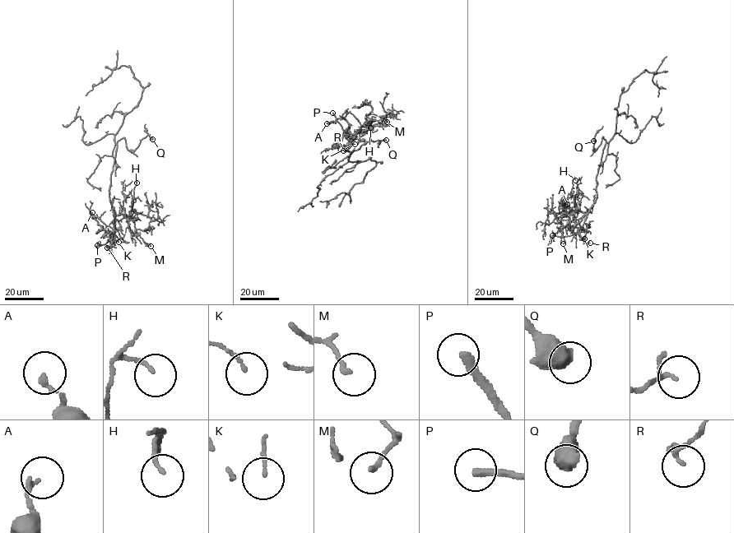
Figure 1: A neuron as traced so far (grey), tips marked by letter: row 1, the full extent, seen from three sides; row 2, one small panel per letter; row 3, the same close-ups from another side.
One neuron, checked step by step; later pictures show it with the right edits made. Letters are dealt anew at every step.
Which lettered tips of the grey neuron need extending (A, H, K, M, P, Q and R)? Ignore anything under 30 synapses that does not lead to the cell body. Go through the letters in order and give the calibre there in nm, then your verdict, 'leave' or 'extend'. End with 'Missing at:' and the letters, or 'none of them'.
A: 150 nm thick; leave
H: 110 nm thick; leave
K: 100 nm thick; leave
M: 140 nm thick; leave
P: 280 nm thick; extend
Q: 480 nm thick; leave
R: 90 nm thick; leave
Missing at: P

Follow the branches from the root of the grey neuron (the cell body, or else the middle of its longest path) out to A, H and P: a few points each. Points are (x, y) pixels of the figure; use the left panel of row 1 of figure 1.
A: (117, 148), (109, 198), (120, 226), (113, 228), (113, 233), (105, 231), (92, 212)
H: (117, 148), (109, 188), (114, 217), (124, 215), (132, 219), (137, 183)
P: (117, 148), (109, 188), (115, 229), (107, 243), (97, 245)

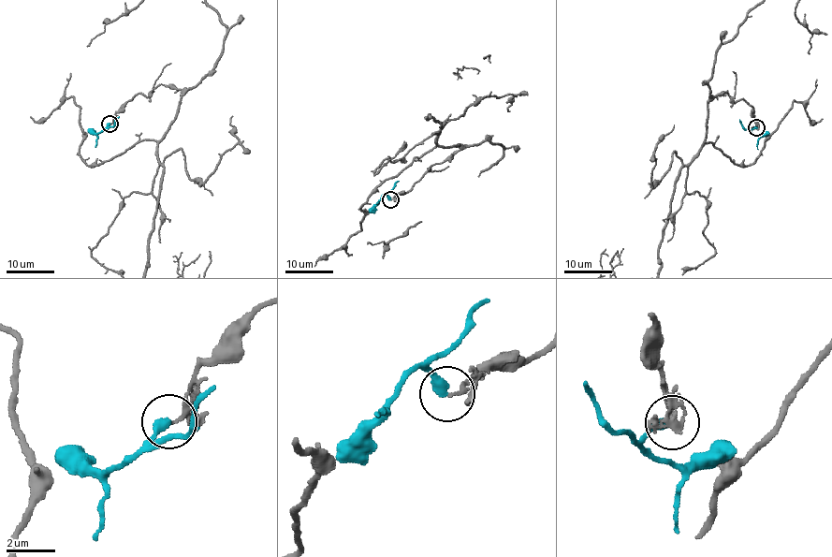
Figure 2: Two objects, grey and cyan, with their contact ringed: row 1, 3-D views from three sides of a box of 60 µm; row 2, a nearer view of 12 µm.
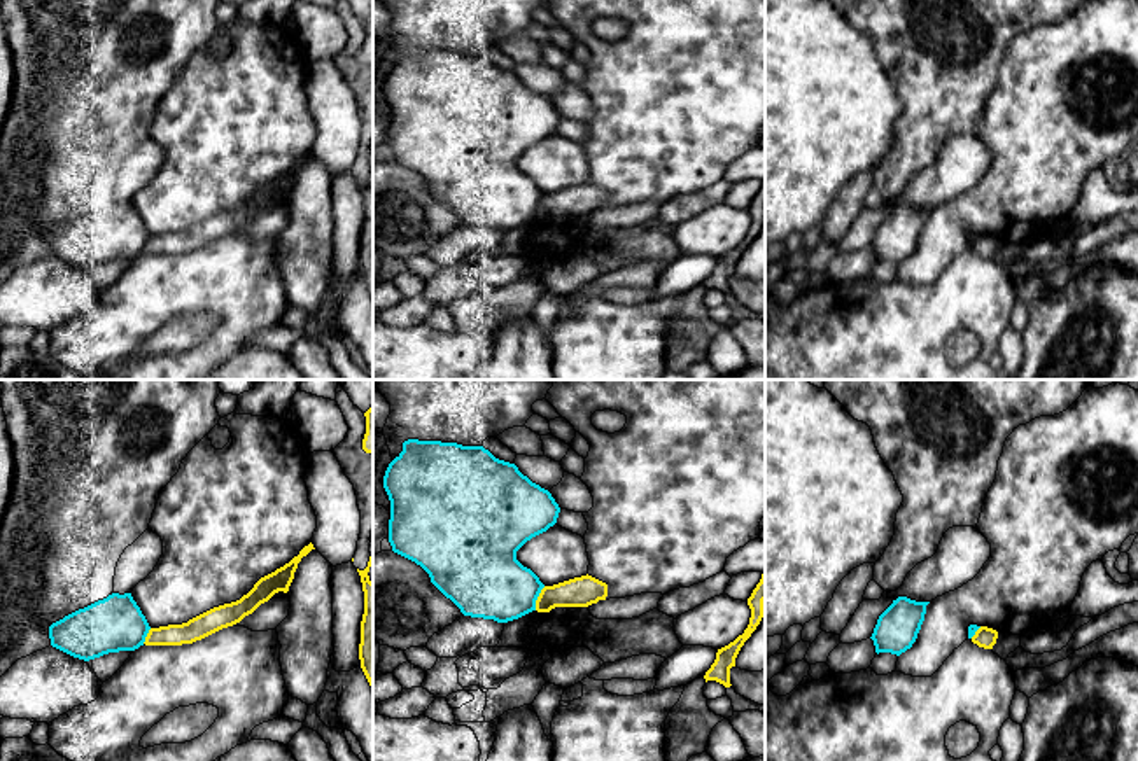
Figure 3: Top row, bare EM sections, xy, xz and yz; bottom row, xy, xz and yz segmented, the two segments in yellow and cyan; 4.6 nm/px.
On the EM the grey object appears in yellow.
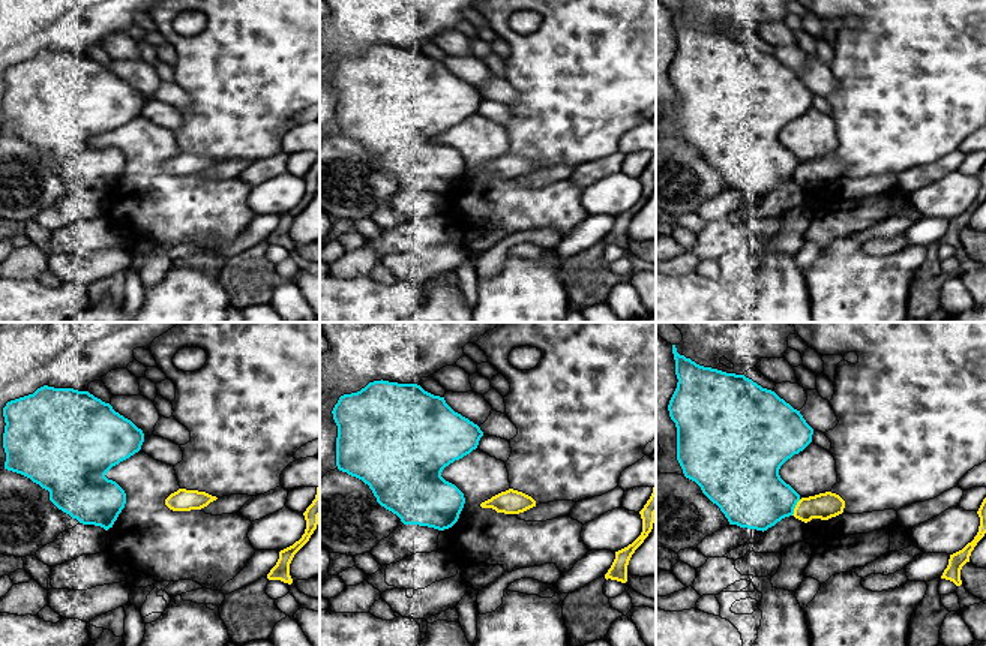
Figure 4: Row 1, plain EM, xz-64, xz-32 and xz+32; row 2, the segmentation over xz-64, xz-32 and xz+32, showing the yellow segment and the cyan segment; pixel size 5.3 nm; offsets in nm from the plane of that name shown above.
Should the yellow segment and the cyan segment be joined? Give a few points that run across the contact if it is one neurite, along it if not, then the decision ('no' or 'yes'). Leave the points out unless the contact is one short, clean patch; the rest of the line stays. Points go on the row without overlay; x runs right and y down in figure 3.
line xz (545, 195), (534, 217); no

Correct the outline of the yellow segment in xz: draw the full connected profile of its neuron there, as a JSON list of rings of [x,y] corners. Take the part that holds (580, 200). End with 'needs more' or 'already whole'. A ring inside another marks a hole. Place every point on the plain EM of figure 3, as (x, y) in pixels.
[[[587,182],[544,194],[536,208],[536,219],[550,220],[555,215],[588,215],[599,208],[606,208],[606,205],[608,192]]] | already whole

